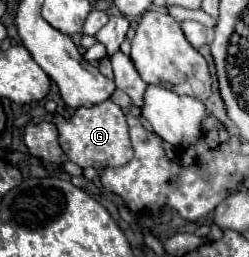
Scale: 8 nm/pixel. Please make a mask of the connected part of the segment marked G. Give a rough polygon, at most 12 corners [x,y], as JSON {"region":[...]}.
{"region":[[105,100],[53,114],[59,144],[81,168],[133,158],[123,110]]}

